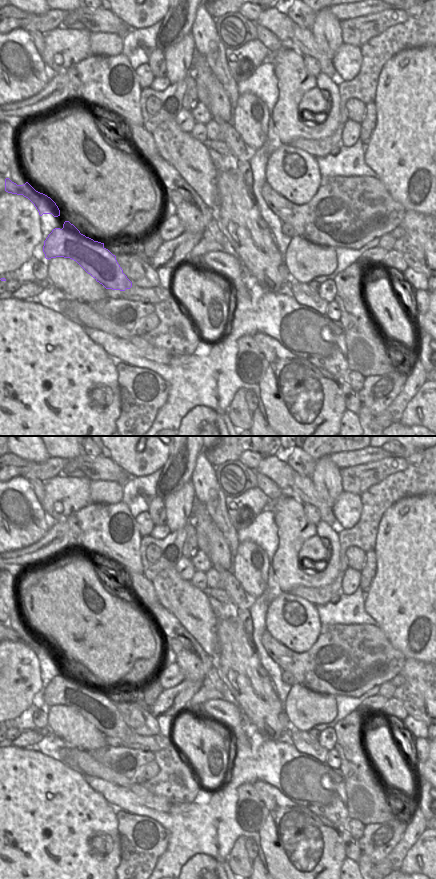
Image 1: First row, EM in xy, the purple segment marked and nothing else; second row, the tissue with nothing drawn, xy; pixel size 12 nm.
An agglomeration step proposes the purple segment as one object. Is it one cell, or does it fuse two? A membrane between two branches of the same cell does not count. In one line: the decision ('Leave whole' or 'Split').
Split

